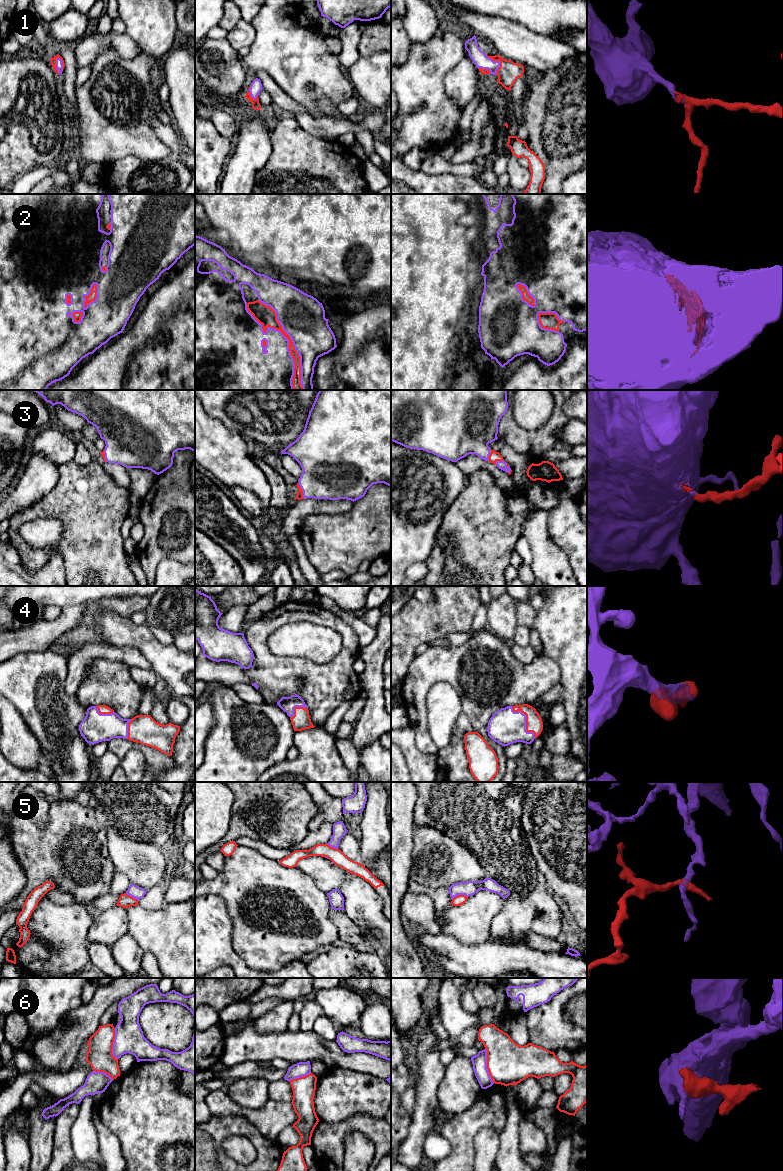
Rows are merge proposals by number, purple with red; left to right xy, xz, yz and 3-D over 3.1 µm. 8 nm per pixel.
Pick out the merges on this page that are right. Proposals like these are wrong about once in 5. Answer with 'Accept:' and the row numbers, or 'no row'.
Accept: 1, 2, 3, 4

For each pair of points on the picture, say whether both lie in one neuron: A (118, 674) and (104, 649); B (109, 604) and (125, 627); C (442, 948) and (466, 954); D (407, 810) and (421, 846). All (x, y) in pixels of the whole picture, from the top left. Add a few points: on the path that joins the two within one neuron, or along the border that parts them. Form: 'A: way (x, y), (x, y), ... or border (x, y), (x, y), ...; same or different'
A: border (88, 665), (97, 659), (108, 659), (129, 667); different
B: border (98, 601), (102, 609), (129, 617); different
C: way (448, 951), (451, 954), (460, 954); same
D: border (415, 825), (412, 850); different

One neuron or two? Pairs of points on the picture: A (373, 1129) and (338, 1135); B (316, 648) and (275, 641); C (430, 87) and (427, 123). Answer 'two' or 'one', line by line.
A: one
B: one
C: one

